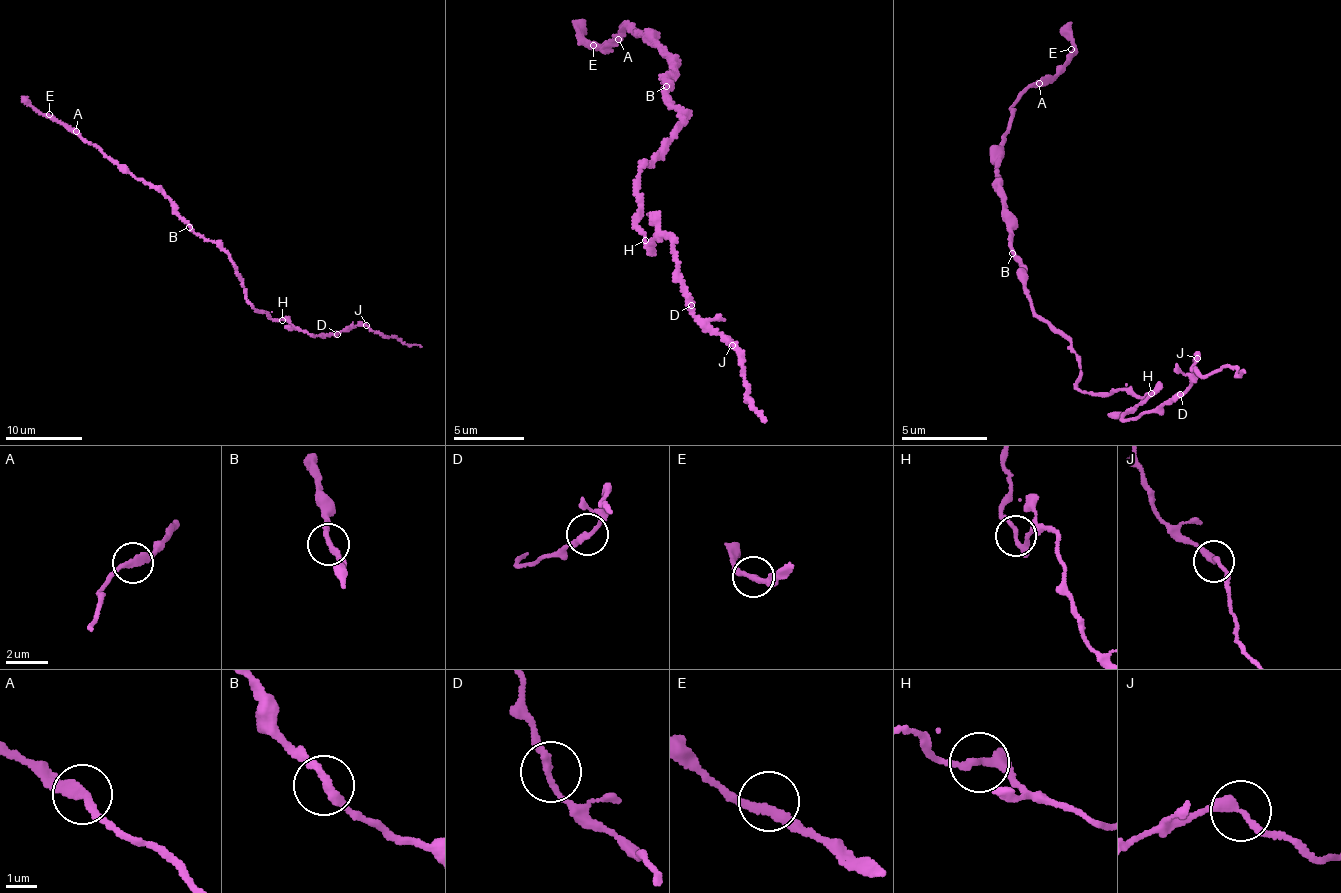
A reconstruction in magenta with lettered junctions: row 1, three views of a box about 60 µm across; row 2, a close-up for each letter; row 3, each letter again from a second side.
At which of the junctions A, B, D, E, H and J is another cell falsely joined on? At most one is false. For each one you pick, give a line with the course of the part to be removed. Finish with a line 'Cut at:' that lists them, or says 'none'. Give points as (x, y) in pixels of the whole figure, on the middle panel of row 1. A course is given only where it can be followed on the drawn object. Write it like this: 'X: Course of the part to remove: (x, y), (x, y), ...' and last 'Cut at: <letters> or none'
Cut at: none

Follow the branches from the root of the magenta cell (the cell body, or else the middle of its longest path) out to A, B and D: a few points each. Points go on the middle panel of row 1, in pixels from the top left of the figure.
A: (680, 127), (679, 109), (670, 107), (665, 95), (668, 79), (676, 77), (667, 55), (628, 25), (618, 39)
B: (680, 127), (684, 124), (679, 109), (668, 99), (666, 86)
D: (680, 127), (659, 158), (641, 163), (636, 227), (648, 246), (669, 234), (691, 305)

